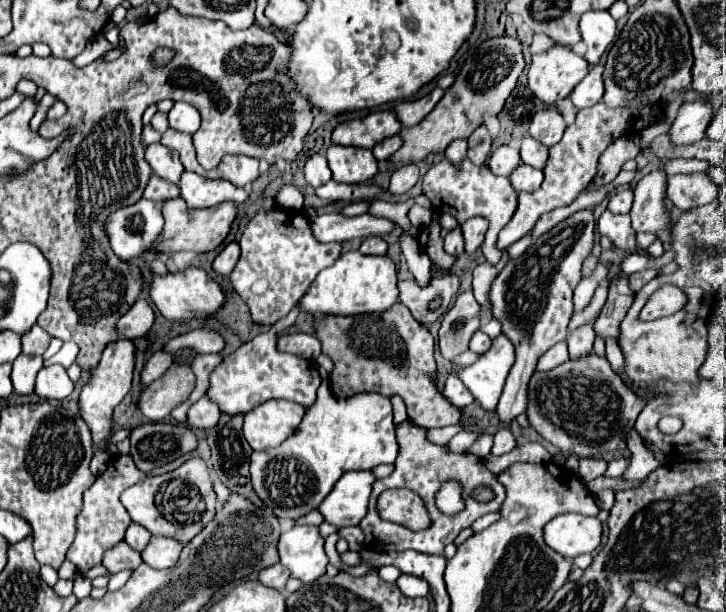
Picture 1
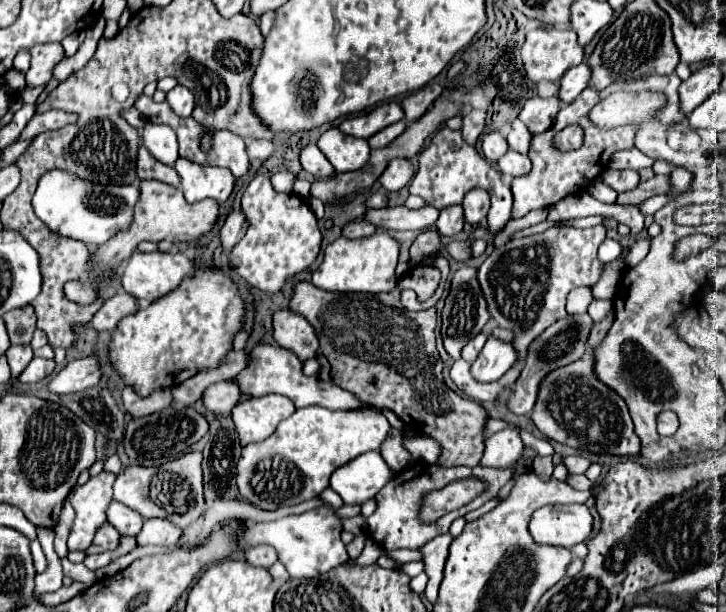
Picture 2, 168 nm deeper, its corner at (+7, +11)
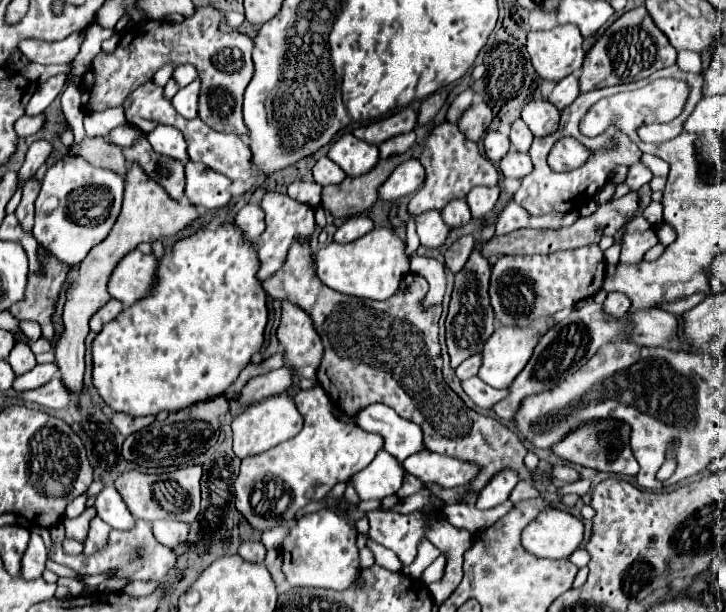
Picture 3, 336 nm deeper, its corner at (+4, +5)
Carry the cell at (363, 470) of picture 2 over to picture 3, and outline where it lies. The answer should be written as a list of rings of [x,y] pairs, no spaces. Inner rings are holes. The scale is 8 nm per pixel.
[[[380,450],[376,458],[368,464],[368,468],[352,476],[350,484],[354,486],[360,500],[384,498],[400,490],[402,472],[404,472],[402,464],[398,464],[394,456],[386,454],[386,450]]]

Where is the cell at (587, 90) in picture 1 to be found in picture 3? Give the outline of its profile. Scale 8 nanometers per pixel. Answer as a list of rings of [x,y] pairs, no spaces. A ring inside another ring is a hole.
[[[574,74],[562,78],[556,88],[552,90],[552,94],[548,96],[548,102],[552,102],[558,110],[564,110],[566,106],[570,106],[576,98],[580,96],[580,84],[578,78]]]

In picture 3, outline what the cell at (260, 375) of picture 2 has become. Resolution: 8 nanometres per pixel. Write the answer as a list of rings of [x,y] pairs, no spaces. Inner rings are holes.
[[[376,402],[350,416],[334,404],[332,412],[334,412],[334,416],[346,416],[346,418],[354,420],[366,432],[380,434],[386,440],[386,452],[392,454],[398,462],[402,462],[410,454],[424,448],[420,426],[410,420],[400,418],[390,406]]]

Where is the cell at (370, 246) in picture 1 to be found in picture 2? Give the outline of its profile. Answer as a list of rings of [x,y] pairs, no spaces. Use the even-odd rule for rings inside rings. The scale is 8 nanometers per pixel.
[[[353,220],[353,222],[343,226],[341,236],[345,236],[345,238],[365,238],[365,236],[375,234],[375,230],[377,228],[367,220]]]

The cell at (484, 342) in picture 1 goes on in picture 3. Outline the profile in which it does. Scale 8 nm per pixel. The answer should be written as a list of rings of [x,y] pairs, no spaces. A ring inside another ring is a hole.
[[[474,354],[474,356],[470,356],[468,360],[464,360],[464,362],[456,368],[456,376],[458,376],[460,380],[472,378],[472,376],[478,374],[480,364],[482,364],[482,354]]]

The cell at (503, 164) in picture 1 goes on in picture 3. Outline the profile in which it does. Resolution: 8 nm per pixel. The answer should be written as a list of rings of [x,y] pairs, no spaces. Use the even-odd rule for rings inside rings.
[[[488,132],[484,138],[484,152],[492,164],[498,164],[510,150],[510,140],[508,136],[500,132]]]

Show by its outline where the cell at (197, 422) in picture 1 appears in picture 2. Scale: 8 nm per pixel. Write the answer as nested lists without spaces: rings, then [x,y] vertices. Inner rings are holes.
[[[227,380],[227,382],[217,382],[211,388],[207,388],[203,394],[203,404],[209,412],[231,414],[239,398],[241,398],[239,384],[235,384],[235,380]]]

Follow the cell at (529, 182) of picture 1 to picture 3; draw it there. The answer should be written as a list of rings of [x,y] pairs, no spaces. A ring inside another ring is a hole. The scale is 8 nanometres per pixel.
[[[510,150],[502,160],[500,160],[500,170],[506,178],[524,178],[530,174],[532,170],[532,162],[528,154],[518,154],[514,150]]]

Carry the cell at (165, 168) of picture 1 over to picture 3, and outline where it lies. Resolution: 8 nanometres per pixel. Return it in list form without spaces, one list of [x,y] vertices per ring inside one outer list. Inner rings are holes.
[[[156,126],[156,130],[152,130],[152,132],[148,134],[148,142],[152,144],[152,148],[154,148],[158,154],[176,158],[176,160],[180,160],[180,162],[188,160],[184,136],[182,136],[182,132],[180,132],[178,128],[174,128],[174,126]]]

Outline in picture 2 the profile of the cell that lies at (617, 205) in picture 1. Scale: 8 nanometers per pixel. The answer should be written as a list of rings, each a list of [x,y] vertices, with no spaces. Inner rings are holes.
[[[607,168],[601,174],[601,180],[611,186],[615,192],[627,192],[639,184],[639,174],[635,170],[611,170]]]

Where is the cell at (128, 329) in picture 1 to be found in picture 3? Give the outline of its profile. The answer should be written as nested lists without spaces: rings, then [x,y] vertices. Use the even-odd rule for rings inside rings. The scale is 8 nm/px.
[[[112,298],[106,306],[102,306],[102,308],[92,316],[92,320],[90,320],[90,330],[98,334],[106,322],[112,322],[112,320],[122,312],[122,308],[124,308],[124,304],[118,302],[116,298]]]

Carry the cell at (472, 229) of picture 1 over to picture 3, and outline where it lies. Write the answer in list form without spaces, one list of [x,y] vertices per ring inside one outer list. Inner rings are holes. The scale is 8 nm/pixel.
[[[478,186],[478,188],[470,190],[470,194],[466,196],[466,202],[468,202],[468,206],[470,206],[472,218],[484,220],[484,218],[492,212],[492,208],[494,208],[494,204],[496,204],[496,200],[498,200],[498,194],[500,194],[498,186],[494,186],[494,188]]]

